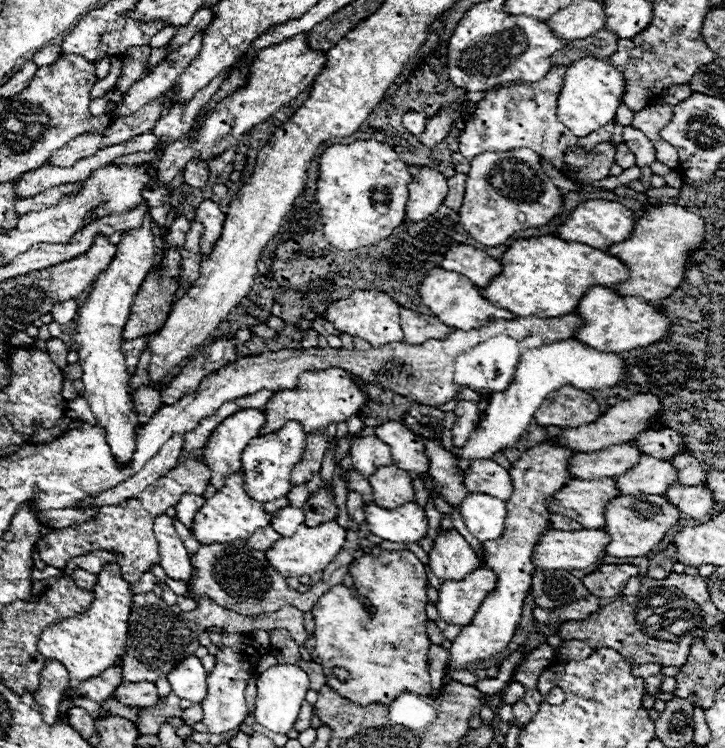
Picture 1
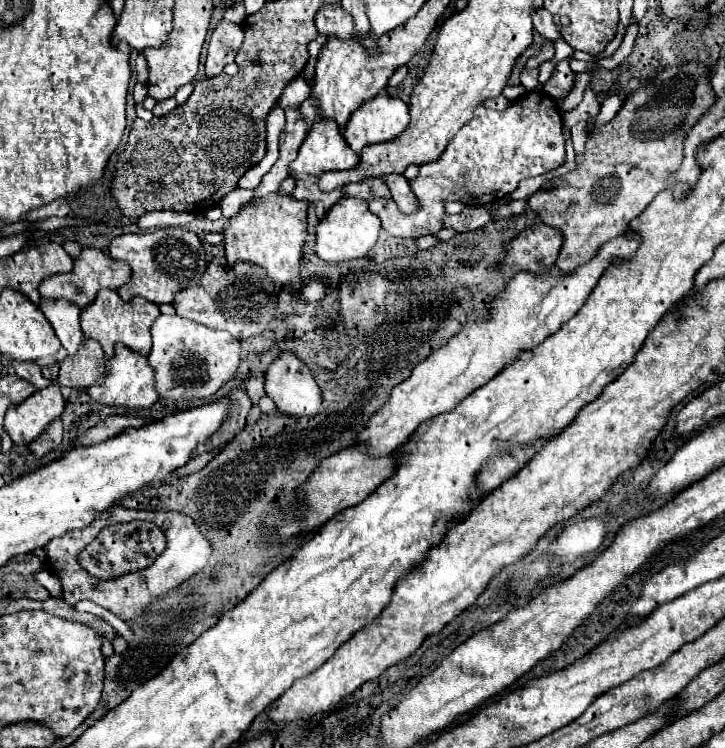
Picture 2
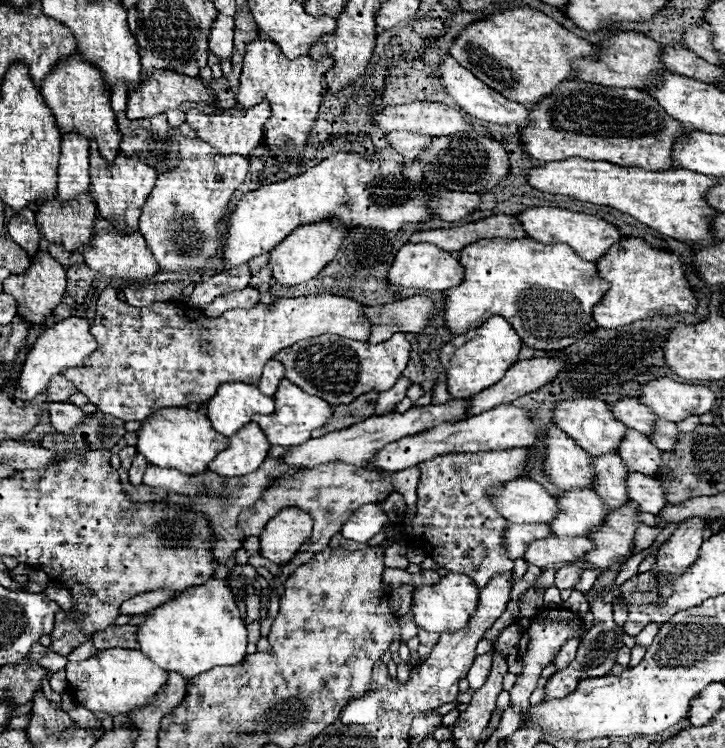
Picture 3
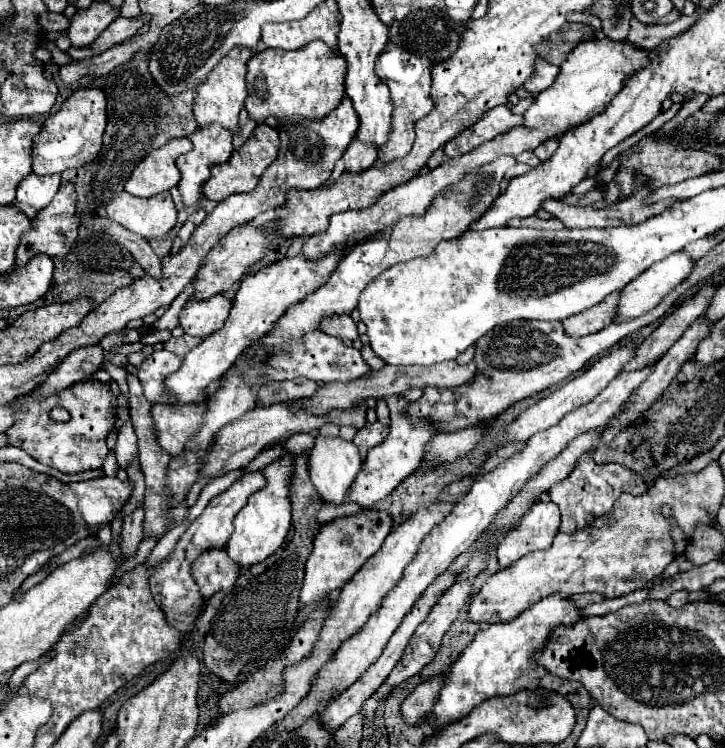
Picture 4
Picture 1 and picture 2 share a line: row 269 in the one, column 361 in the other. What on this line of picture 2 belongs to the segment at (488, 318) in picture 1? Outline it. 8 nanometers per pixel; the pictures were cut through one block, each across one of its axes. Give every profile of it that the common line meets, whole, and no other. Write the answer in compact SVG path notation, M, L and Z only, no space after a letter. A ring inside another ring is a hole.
M626 230L622 236L604 242L590 262L576 266L576 270L570 274L562 272L556 264L544 268L542 262L538 274L516 274L486 306L484 322L470 320L462 324L462 330L452 336L446 346L432 352L424 362L416 364L410 378L392 390L390 400L376 412L376 416L370 418L366 430L358 434L356 442L368 444L372 454L388 454L390 450L396 450L396 446L406 444L420 422L454 410L464 396L484 386L498 372L510 366L520 352L534 350L540 342L558 332L560 326L568 322L588 300L604 270L616 260L632 258L638 248L640 234Z

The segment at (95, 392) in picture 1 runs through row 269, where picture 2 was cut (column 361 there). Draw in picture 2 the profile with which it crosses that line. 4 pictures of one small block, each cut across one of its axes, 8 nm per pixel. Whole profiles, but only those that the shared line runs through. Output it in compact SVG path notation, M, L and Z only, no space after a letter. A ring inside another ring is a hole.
M378 94L352 114L344 128L344 140L356 154L360 154L368 144L398 138L408 124L408 106L400 98Z

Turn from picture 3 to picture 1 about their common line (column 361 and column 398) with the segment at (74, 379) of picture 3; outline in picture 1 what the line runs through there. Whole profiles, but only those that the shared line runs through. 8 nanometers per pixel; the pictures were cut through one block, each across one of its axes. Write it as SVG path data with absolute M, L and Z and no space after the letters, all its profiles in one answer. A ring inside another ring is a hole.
M356 290L350 298L334 302L326 310L324 318L328 322L332 322L340 332L364 338L374 348L382 348L384 344L404 340L404 332L402 332L402 324L400 324L400 304L394 302L388 294L378 292L378 290Z

